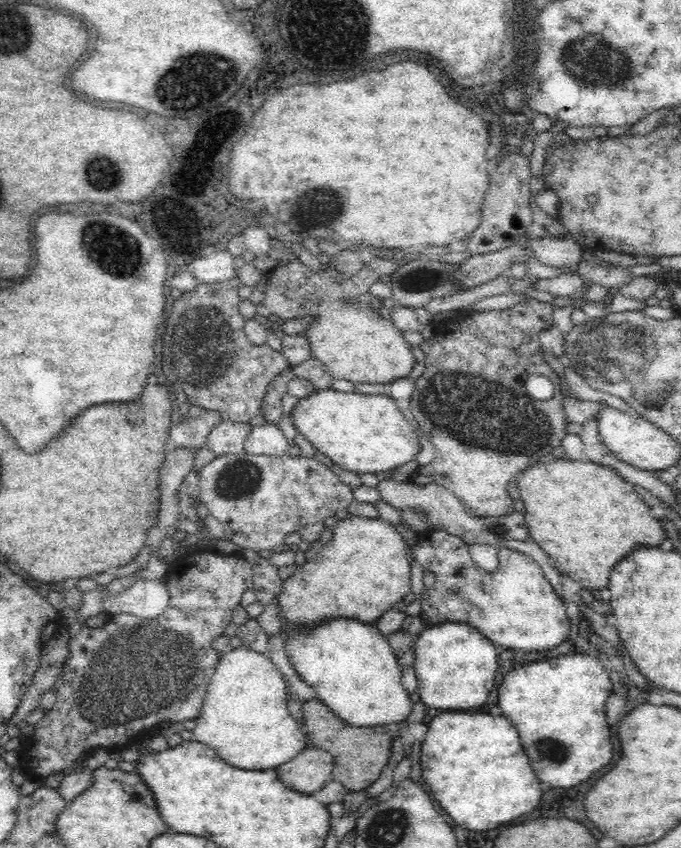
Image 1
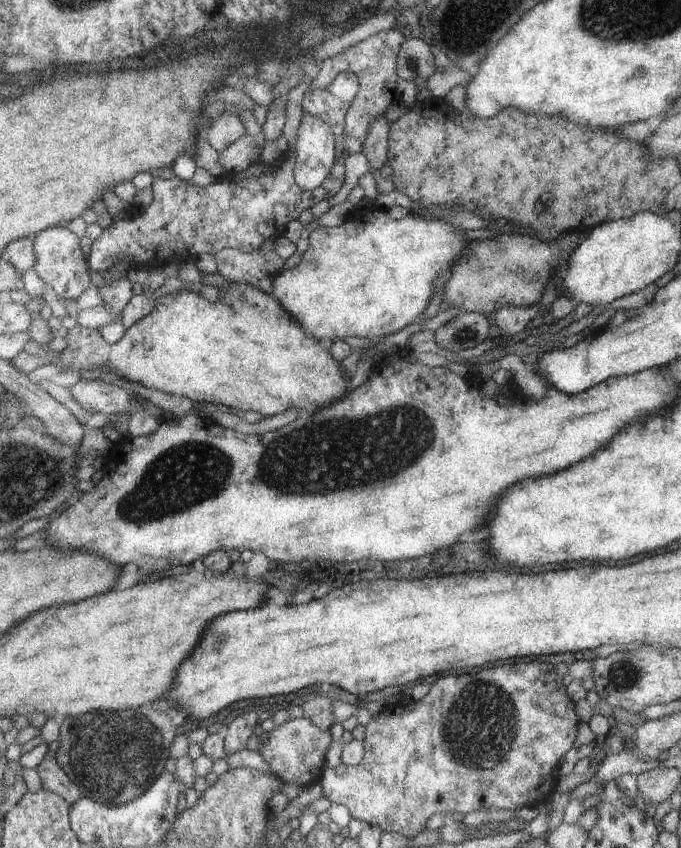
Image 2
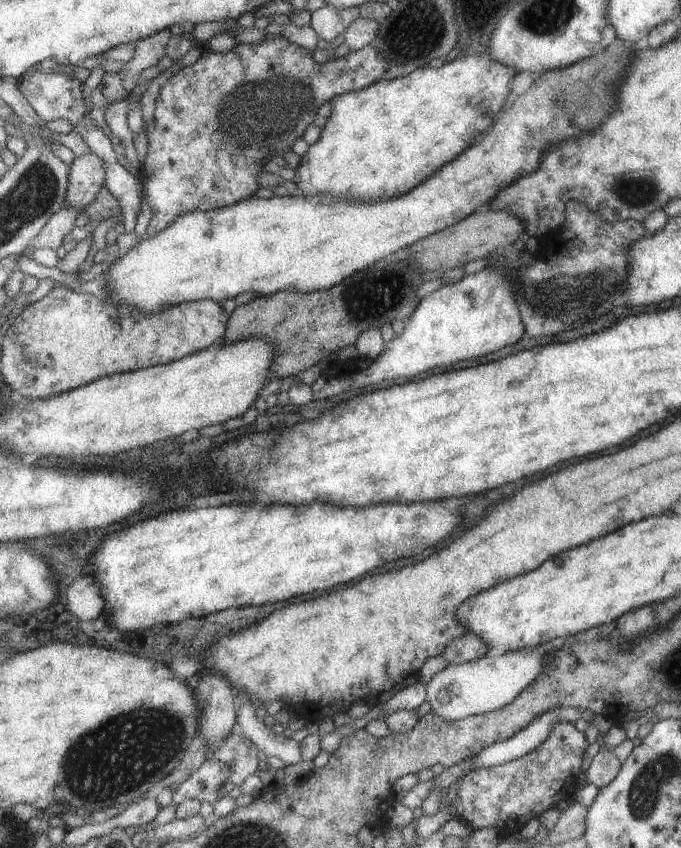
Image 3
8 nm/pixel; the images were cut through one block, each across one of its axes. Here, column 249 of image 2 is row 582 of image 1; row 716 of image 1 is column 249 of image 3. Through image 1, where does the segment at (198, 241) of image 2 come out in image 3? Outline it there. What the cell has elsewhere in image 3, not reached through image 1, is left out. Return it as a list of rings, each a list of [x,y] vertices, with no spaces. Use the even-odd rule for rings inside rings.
[[[267,33],[267,37],[262,42],[238,42],[228,52],[217,53],[203,49],[201,57],[193,65],[182,67],[178,74],[171,76],[166,81],[155,101],[155,127],[147,136],[149,138],[147,157],[143,168],[140,170],[140,180],[144,185],[144,196],[148,198],[149,205],[153,211],[153,217],[151,220],[148,220],[147,231],[145,232],[147,236],[155,237],[163,230],[166,230],[177,219],[178,215],[190,213],[194,210],[211,211],[215,208],[230,206],[235,202],[251,197],[259,187],[256,182],[257,174],[264,170],[262,167],[264,164],[270,163],[270,154],[275,152],[282,156],[284,152],[290,151],[294,140],[300,138],[305,128],[312,124],[320,104],[331,101],[339,94],[357,91],[384,79],[390,68],[392,68],[391,62],[388,62],[384,55],[379,50],[376,50],[374,43],[366,45],[357,51],[352,51],[345,57],[330,58],[323,63],[316,62],[311,50],[290,42],[283,34],[273,35],[272,33]]]

